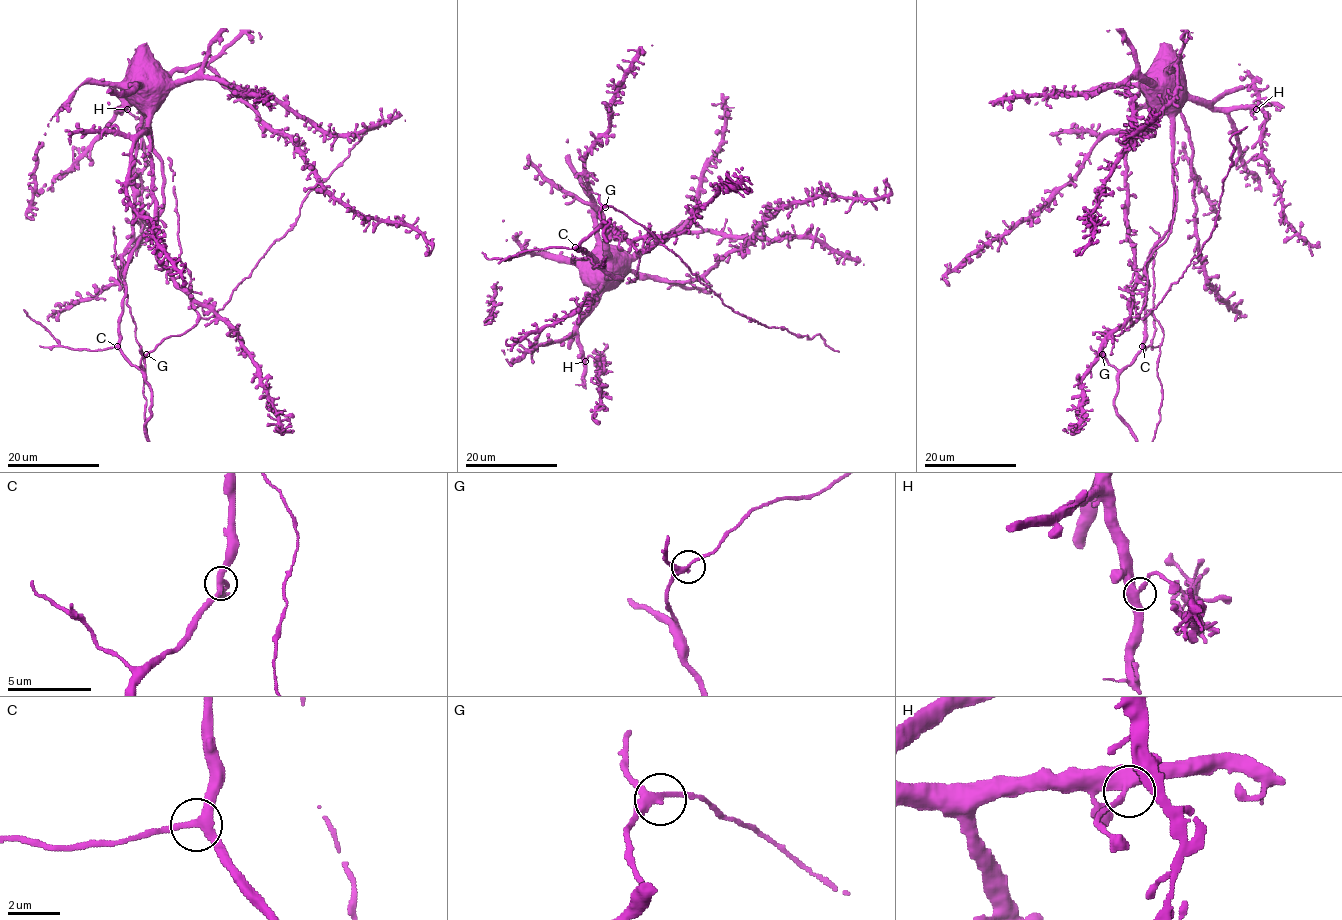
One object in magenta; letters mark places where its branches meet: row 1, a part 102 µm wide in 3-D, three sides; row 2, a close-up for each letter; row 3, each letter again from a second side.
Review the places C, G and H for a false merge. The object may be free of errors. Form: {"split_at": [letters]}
{"split_at": []}

